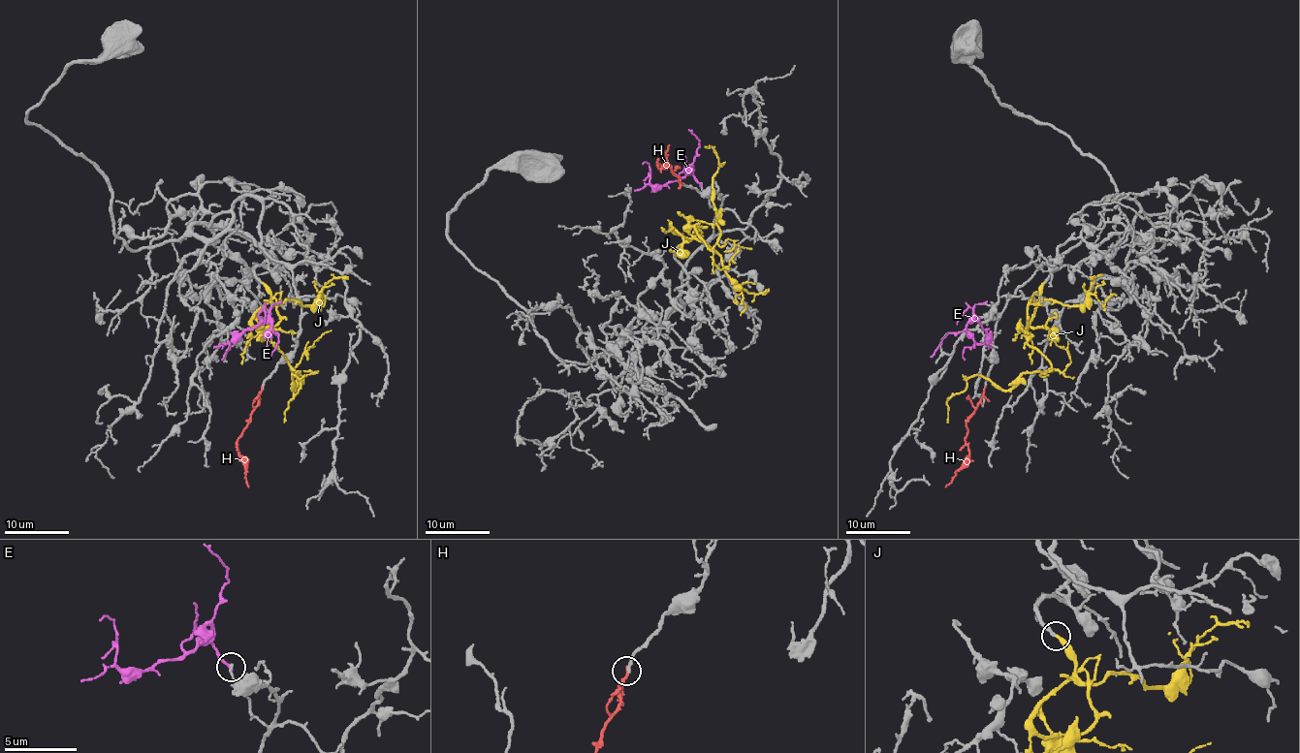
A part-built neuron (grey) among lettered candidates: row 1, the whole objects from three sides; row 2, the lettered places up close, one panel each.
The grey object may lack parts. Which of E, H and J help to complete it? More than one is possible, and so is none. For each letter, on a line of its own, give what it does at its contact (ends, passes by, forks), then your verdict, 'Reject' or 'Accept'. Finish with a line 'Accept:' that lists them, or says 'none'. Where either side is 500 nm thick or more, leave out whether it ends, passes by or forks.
E: It ends there. Reject
H: It ends there. Accept
J: It ends there. Accept
Accept: H, J

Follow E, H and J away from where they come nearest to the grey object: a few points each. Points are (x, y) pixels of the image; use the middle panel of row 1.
E: (701, 184), (688, 172), (683, 177), (652, 185), (650, 182), (650, 165), (643, 163)
H: (681, 184), (669, 166), (657, 166), (660, 168), (665, 160), (669, 145)
J: (683, 242), (701, 226), (691, 226), (713, 248), (720, 229), (713, 199), (720, 166), (717, 153), (704, 146)

